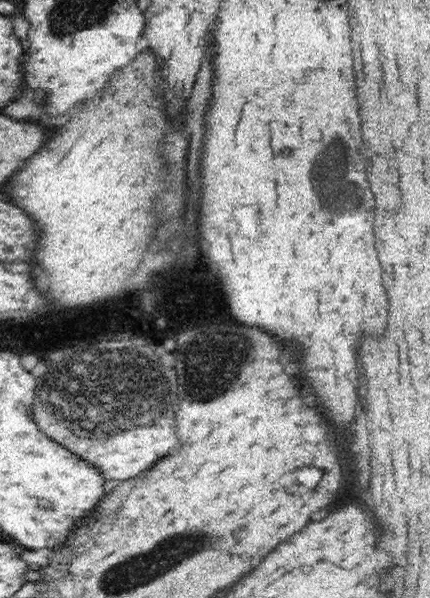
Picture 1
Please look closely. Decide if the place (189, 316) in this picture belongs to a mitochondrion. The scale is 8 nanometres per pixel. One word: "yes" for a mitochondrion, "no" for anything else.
no

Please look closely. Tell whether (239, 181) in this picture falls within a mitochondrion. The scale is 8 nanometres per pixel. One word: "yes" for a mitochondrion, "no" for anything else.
no

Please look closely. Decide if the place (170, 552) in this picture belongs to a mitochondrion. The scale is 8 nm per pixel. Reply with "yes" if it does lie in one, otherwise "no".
yes

